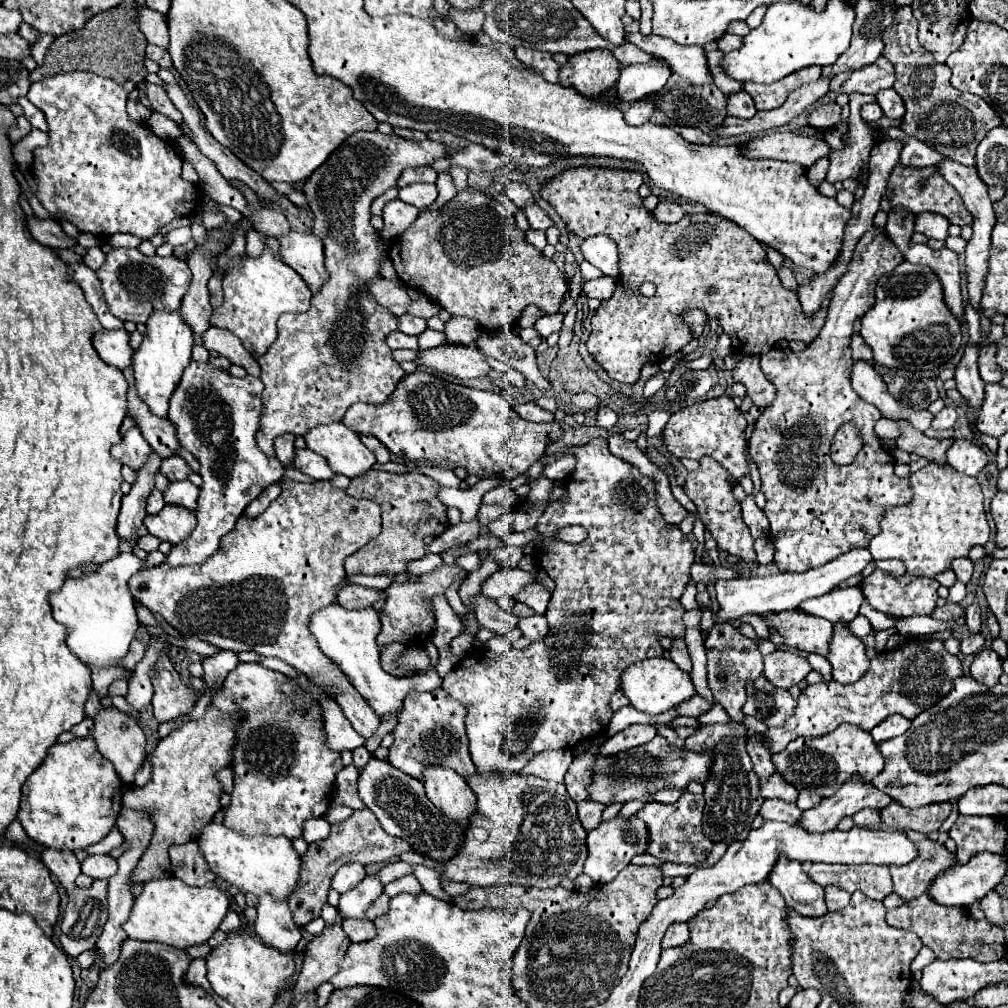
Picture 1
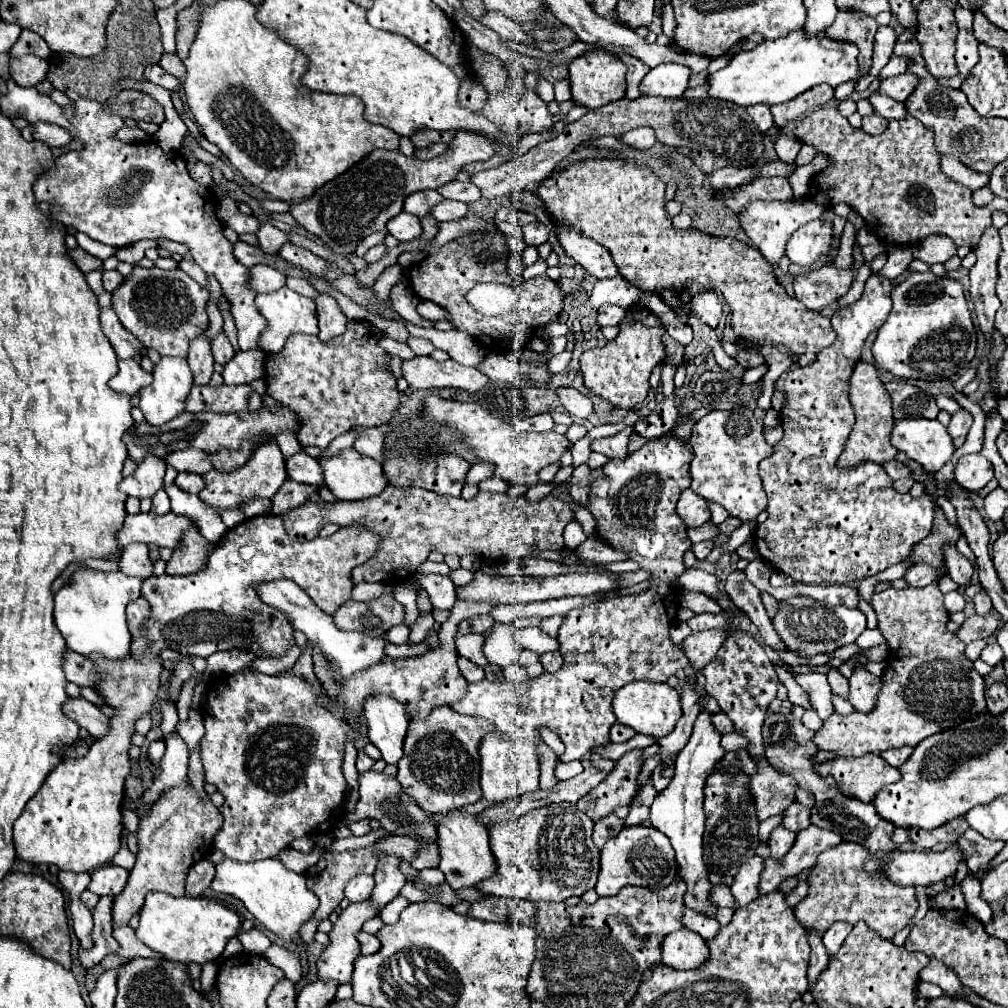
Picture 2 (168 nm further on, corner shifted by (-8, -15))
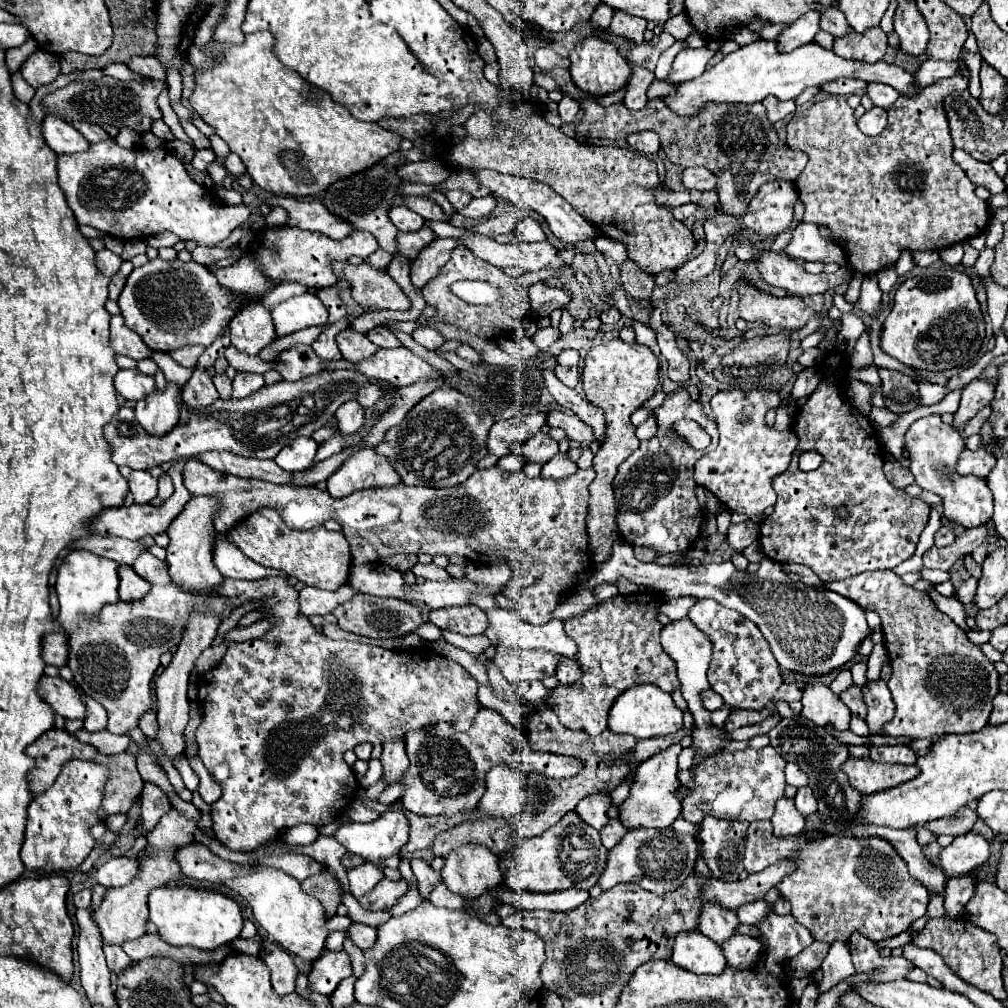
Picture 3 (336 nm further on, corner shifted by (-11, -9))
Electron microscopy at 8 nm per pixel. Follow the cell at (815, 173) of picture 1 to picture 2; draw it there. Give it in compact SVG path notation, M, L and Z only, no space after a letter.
M803 197L803 199L797 199L793 203L751 203L743 213L741 213L741 227L745 229L747 237L751 239L751 243L761 251L761 255L771 263L771 265L777 265L781 261L781 257L785 255L785 243L789 239L789 235L813 221L813 219L819 219L829 207L821 205L821 203L815 203L813 199L809 197Z

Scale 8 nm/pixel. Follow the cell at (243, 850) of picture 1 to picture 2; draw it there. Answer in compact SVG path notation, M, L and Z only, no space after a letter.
M223 857L223 861L217 863L217 875L211 883L211 889L241 899L247 911L259 923L263 923L269 931L277 933L285 941L295 943L301 943L299 939L301 923L311 919L313 911L317 909L317 895L307 889L305 875L287 869L277 857L251 863L239 863L229 857Z

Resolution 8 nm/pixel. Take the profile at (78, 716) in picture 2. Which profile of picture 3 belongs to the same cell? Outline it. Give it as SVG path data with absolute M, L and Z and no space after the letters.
M44 675L38 683L38 695L62 717L66 719L84 719L86 707L80 701L78 691L64 681L62 677L48 677Z

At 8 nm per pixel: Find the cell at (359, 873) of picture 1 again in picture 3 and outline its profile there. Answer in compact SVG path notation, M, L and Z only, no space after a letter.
M364 863L358 865L354 869L350 869L346 873L348 877L348 885L350 885L350 893L354 897L362 897L364 893L368 893L380 879L384 879L384 873L380 873L380 869L372 863Z

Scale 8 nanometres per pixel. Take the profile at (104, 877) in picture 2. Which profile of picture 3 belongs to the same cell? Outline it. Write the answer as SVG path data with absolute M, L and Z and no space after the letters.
M110 857L104 865L100 865L94 873L96 883L104 887L122 887L132 881L140 871L140 861L130 857Z

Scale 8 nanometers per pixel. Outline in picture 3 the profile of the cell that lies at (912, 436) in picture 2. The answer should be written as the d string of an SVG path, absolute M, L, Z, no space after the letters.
M930 415L918 419L910 425L906 433L906 447L910 449L910 471L916 477L916 483L942 497L944 517L964 529L980 527L992 517L992 493L988 493L988 485L980 477L964 477L956 473L956 463L960 453L964 451L964 441L960 433L944 425L940 415Z

